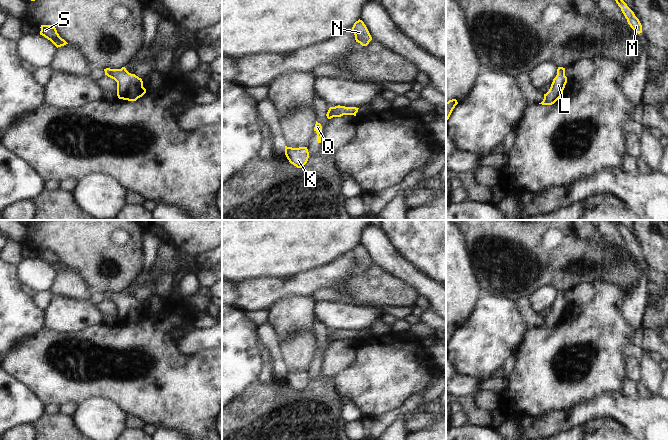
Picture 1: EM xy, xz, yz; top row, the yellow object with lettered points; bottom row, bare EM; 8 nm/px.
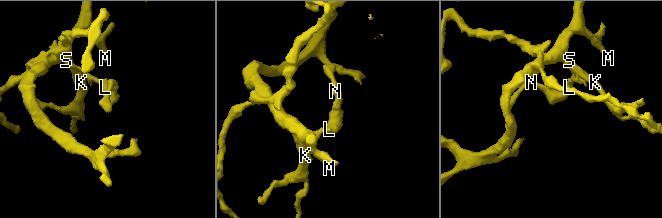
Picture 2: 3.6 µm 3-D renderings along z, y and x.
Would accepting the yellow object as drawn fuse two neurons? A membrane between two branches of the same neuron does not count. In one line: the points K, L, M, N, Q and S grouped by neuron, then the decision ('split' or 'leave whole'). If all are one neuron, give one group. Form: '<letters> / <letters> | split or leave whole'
K L M N Q S | leave whole

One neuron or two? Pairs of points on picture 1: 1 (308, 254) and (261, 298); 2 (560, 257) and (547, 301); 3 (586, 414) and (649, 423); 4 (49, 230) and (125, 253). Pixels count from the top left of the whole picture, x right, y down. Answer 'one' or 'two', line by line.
1: two
2: two
3: one
4: one

